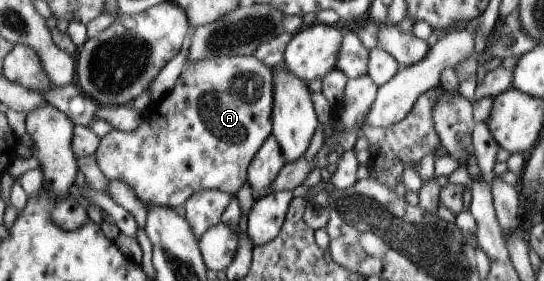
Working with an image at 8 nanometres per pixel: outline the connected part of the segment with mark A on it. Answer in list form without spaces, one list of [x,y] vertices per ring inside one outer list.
[[[212,55],[189,62],[175,80],[173,88],[141,112],[141,122],[135,130],[112,129],[100,139],[94,153],[97,168],[105,179],[127,184],[141,200],[143,208],[167,206],[175,210],[199,190],[215,190],[235,195],[246,182],[249,162],[271,135],[273,80],[270,68],[252,55]]]

